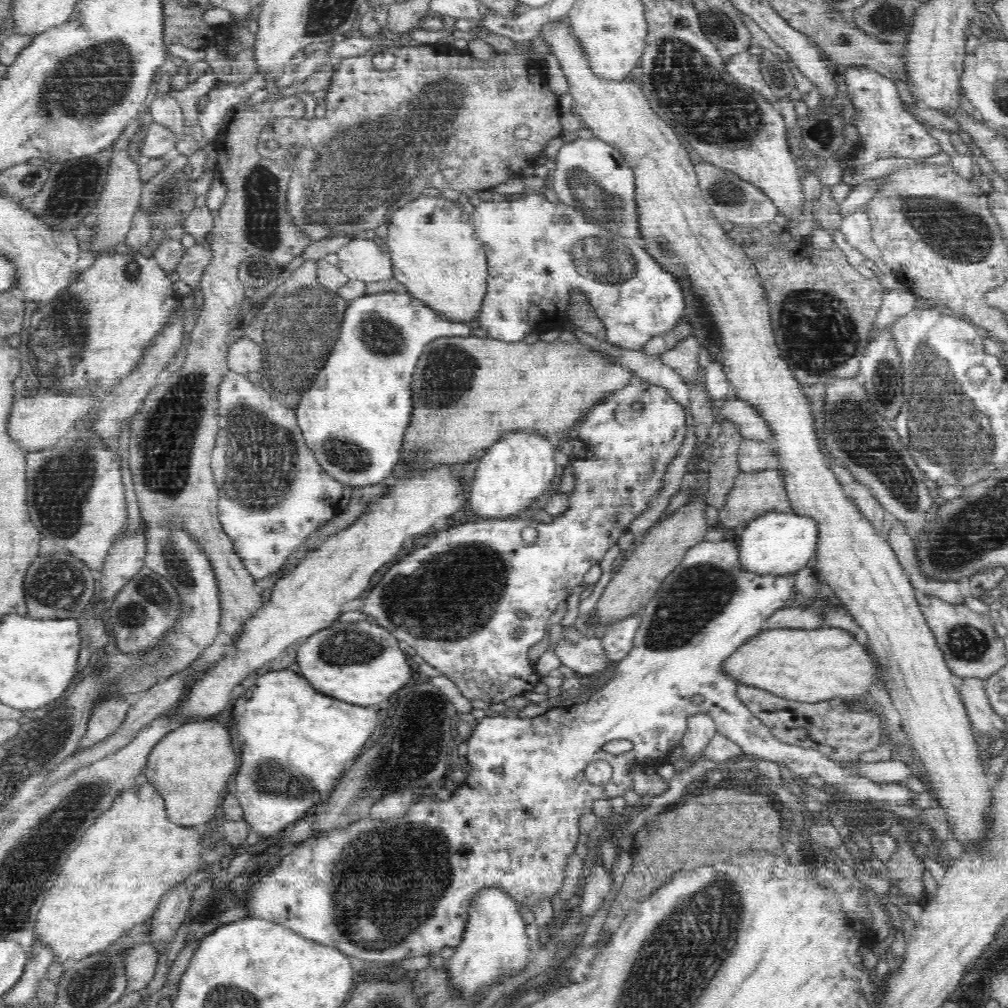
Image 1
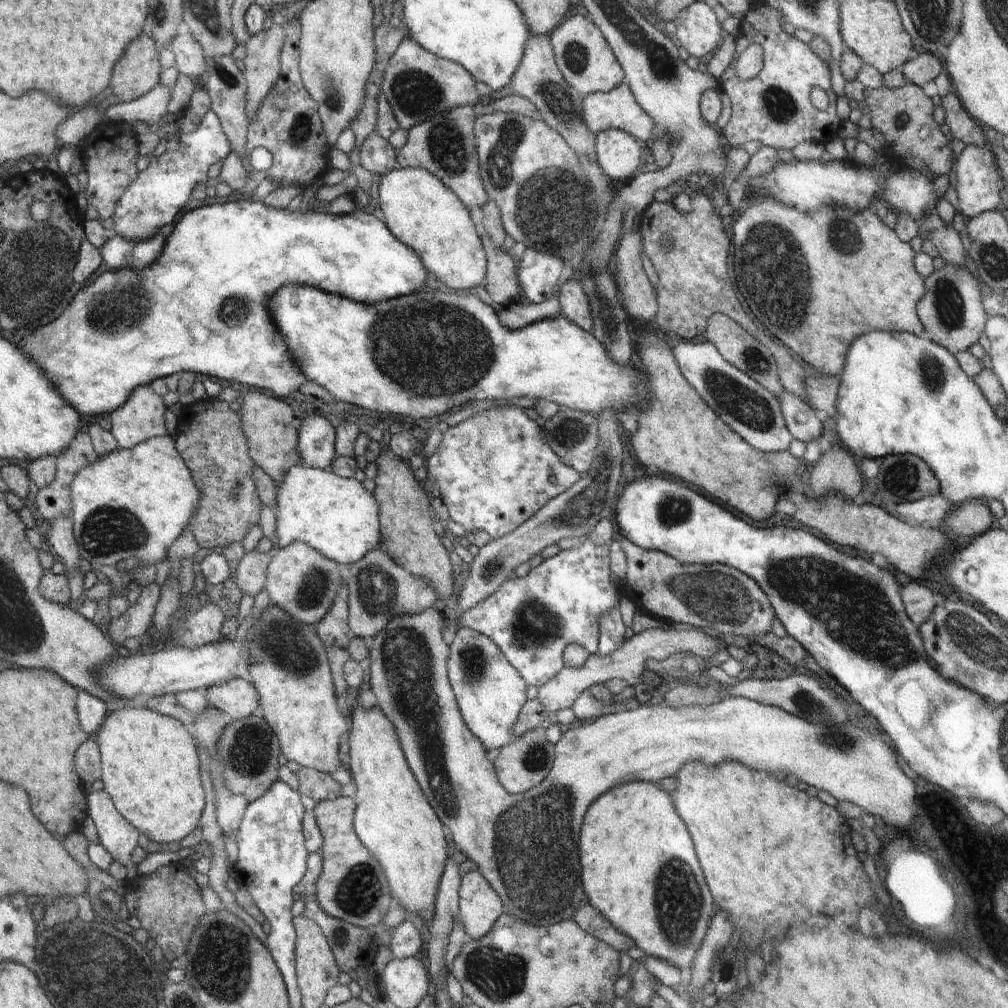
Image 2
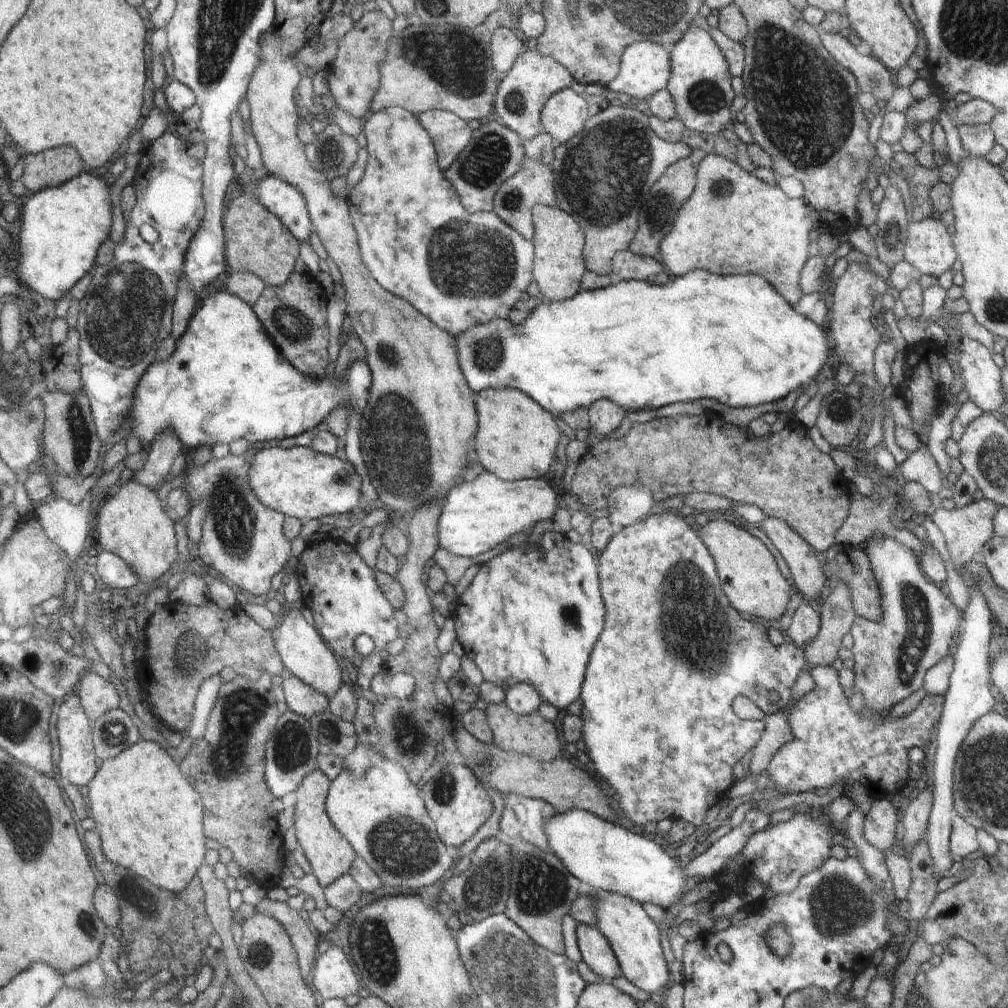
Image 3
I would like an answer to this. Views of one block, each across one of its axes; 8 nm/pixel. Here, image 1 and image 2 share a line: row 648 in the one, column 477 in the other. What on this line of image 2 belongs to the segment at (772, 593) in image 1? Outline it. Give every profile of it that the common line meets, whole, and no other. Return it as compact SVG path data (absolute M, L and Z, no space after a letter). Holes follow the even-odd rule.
M460 626L451 646L448 678L464 722L487 750L502 749L510 744L514 740L514 726L528 700L526 689L529 686L515 666L508 662L502 648L488 635Z

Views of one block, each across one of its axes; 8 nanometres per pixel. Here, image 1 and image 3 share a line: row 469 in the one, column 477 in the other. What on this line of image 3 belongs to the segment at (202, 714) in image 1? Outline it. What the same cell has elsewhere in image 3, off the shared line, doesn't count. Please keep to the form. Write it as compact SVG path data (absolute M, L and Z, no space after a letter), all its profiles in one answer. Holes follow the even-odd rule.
M509 387L478 394L480 442L476 442L479 464L504 481L538 479L556 458L560 430L552 417L524 392Z

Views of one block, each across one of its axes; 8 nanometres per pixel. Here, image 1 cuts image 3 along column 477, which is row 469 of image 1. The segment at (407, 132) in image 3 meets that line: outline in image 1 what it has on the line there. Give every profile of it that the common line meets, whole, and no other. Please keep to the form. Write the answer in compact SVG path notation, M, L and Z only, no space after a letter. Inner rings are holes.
M228 371L218 386L218 434L212 452L214 478L218 482L218 510L224 532L232 539L234 552L246 570L262 579L279 570L288 557L338 510L344 483L326 473L310 450L292 409L278 404L261 384L254 384L247 375Z

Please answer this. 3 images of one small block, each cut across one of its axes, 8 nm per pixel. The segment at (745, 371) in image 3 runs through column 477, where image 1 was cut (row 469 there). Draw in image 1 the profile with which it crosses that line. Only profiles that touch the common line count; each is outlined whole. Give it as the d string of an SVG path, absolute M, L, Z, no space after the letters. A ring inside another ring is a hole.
M381 290L375 294L364 294L360 298L350 301L350 306L344 311L342 327L339 328L340 338L338 344L334 344L334 350L330 352L330 357L326 362L326 366L320 370L318 375L315 375L314 382L311 383L310 389L302 395L299 405L295 409L297 423L302 431L303 437L314 451L317 462L320 467L330 476L338 479L338 481L348 484L353 488L365 487L376 483L386 482L391 478L394 468L398 464L399 450L402 448L403 434L406 432L407 425L410 422L410 378L412 372L418 364L420 356L422 356L424 348L430 344L430 341L441 337L468 337L473 332L472 326L469 323L456 323L446 321L439 316L435 310L428 308L422 301L414 298L408 291L402 294L395 291L383 292Z

